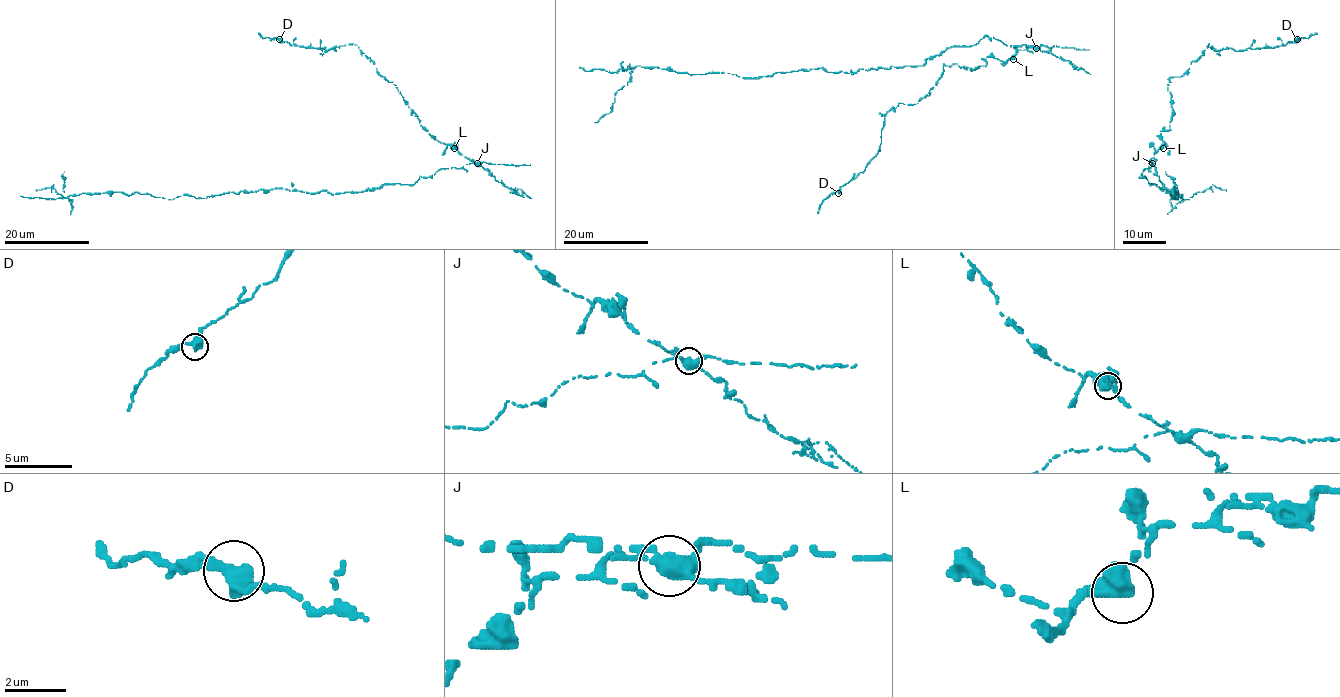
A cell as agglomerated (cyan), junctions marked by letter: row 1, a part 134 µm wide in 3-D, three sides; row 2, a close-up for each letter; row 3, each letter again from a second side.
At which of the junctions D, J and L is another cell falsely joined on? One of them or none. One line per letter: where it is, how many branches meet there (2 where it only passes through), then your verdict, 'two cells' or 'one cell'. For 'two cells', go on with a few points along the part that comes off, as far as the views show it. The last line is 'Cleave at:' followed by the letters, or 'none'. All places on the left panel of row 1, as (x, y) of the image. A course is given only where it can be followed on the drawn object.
D: place (279, 39); branches 2; one cell
J: place (477, 163); branches 4; two cells; course (477, 163), (414, 184), (333, 194), (106, 192), (70, 195), (73, 208), (53, 184), (35, 190)
L: place (454, 148); branches 4; one cell
Cleave at: J

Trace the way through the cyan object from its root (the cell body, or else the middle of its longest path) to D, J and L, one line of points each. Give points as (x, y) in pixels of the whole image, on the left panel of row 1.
D: (403, 184), (473, 162), (420, 125), (396, 85), (356, 45), (322, 51), (279, 39)
J: (403, 184), (414, 184), (420, 176), (430, 177), (442, 168), (461, 168), (477, 163)
L: (403, 184), (414, 184), (420, 176), (430, 177), (442, 168), (461, 168), (473, 162), (454, 148)

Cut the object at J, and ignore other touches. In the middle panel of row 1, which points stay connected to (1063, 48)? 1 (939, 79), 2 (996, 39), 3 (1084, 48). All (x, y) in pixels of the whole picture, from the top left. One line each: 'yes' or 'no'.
1: no
2: yes
3: yes

